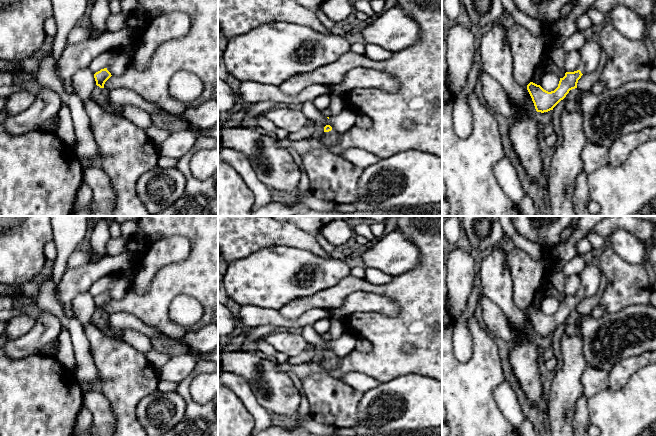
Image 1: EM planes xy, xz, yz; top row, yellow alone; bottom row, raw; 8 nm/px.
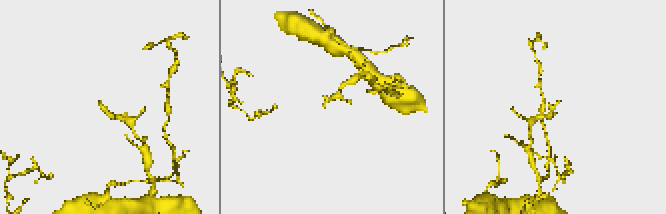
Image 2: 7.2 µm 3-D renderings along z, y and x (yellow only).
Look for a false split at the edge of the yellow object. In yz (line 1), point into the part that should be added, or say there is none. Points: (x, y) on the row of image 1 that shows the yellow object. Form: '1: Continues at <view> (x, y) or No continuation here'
1: Continues at yz (590, 53)

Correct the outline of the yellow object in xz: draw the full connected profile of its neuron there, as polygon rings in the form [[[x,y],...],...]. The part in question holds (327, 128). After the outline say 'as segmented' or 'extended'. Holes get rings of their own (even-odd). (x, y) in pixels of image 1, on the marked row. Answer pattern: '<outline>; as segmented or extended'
[[[326,125],[324,127],[324,137],[323,137],[323,145],[324,147],[329,148],[337,143],[339,143],[340,134],[333,129],[330,125]]]; extended

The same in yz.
[[[591,38],[587,39],[584,46],[579,51],[581,55],[581,64],[578,70],[574,72],[566,72],[565,76],[560,78],[558,87],[554,91],[548,92],[540,85],[530,82],[527,85],[527,90],[532,98],[536,111],[544,113],[553,110],[553,108],[566,97],[570,90],[577,88],[578,80],[582,75],[596,71],[599,66],[601,52],[602,49],[598,42],[592,40]]]; extended

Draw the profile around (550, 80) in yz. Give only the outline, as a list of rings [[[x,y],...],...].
[[[544,71],[540,86],[544,90],[551,92],[558,87],[559,81],[560,77],[558,76],[558,74],[550,71]]]

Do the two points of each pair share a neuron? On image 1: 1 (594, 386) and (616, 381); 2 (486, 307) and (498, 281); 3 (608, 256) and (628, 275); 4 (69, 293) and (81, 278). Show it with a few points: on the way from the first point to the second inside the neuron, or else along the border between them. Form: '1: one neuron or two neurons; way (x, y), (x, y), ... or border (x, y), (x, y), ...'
1: two neurons; border (608, 373), (609, 387)
2: two neurons; border (483, 295), (491, 300), (506, 316)
3: one neuron; way (613, 261), (623, 271)
4: one neuron; way (70, 289), (77, 282)

